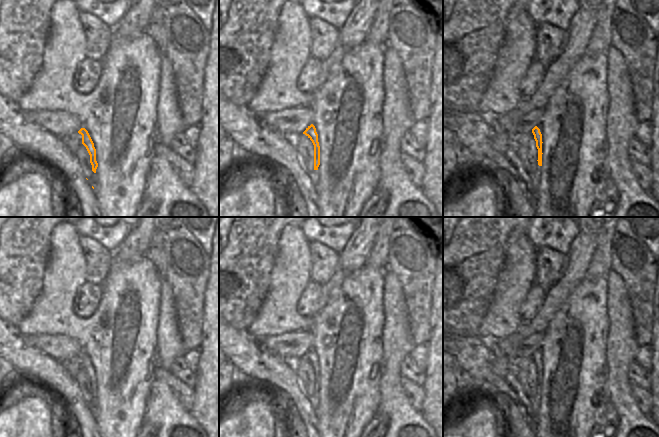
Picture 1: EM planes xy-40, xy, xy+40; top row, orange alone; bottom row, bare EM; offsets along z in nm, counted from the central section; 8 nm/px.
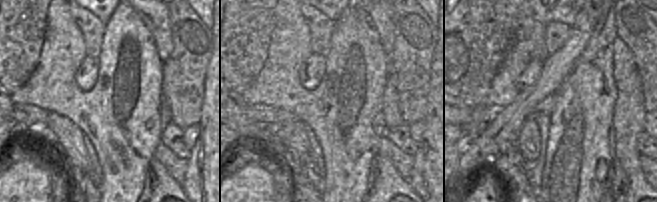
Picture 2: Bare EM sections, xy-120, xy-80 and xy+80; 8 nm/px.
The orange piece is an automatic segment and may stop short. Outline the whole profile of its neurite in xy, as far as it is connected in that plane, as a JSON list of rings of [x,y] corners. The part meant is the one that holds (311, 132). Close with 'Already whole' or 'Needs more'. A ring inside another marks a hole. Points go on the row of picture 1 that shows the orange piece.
[[[313,124],[308,126],[302,134],[294,136],[294,147],[307,174],[313,170],[318,170],[320,165],[320,146],[318,134]]]. Needs more

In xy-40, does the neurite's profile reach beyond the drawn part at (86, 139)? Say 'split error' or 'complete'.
split error

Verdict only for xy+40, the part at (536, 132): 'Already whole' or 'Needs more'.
Needs more

